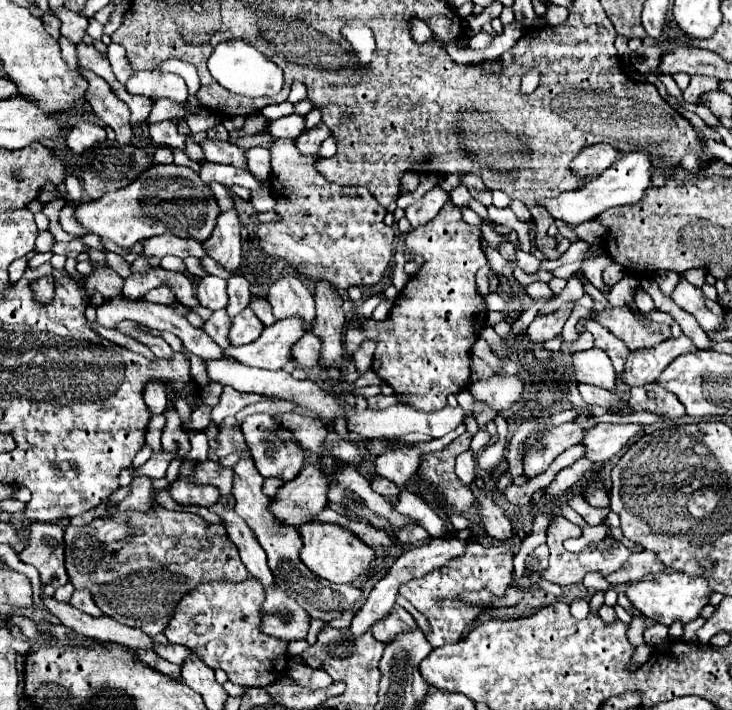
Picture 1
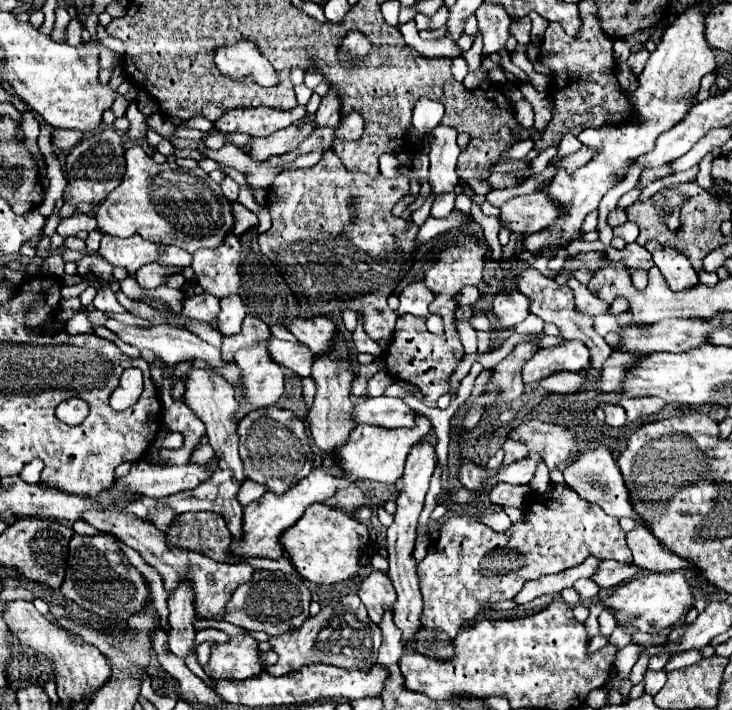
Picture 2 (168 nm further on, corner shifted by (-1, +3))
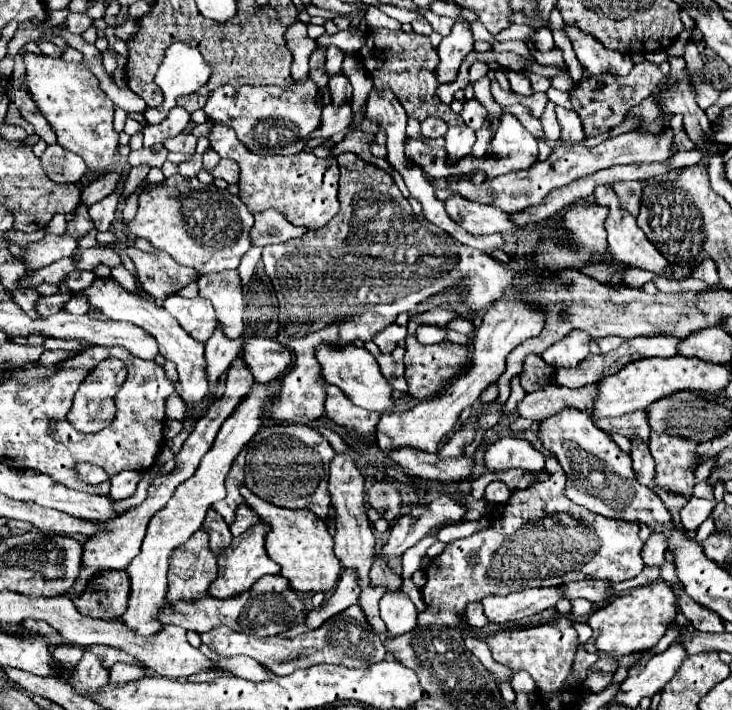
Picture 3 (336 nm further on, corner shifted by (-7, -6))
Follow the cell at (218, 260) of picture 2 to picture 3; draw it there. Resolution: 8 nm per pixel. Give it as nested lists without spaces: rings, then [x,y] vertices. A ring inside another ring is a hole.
[[[237,269],[201,275],[199,277],[199,295],[209,299],[217,311],[219,327],[227,333],[227,337],[235,339],[243,333],[243,289],[241,277]]]

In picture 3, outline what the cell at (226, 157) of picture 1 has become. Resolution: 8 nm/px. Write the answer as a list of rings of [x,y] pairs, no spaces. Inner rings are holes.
[[[327,105],[323,109],[321,127],[313,133],[313,139],[327,139],[335,133],[341,133],[349,127],[349,123],[351,123],[351,107],[349,105],[341,105],[341,107]]]

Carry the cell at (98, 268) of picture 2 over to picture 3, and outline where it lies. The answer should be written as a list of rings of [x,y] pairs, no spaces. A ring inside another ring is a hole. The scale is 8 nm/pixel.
[[[73,271],[71,275],[69,275],[69,279],[67,279],[67,285],[69,285],[69,289],[71,291],[81,291],[81,289],[87,289],[87,281],[95,281],[95,275],[93,275],[93,271]]]

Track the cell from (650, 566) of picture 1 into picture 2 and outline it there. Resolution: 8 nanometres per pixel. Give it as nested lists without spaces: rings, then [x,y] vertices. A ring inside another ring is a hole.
[[[601,560],[601,564],[597,566],[597,572],[593,574],[593,582],[599,588],[613,588],[613,586],[619,586],[619,584],[631,580],[639,572],[641,572],[641,568],[637,568],[635,564],[625,566],[615,560]]]

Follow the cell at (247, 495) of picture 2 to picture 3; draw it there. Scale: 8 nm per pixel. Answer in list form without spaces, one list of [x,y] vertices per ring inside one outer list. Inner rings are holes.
[[[241,503],[239,509],[237,509],[235,523],[231,525],[231,533],[233,533],[233,535],[239,535],[239,533],[247,531],[251,525],[255,525],[255,521],[259,521],[257,513],[253,513],[253,509],[249,509],[247,503]]]

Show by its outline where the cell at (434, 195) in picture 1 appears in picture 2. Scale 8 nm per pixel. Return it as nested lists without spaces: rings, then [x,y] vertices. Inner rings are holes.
[[[437,126],[431,130],[431,168],[429,168],[429,184],[431,190],[435,192],[435,196],[443,194],[443,192],[451,192],[455,190],[455,186],[459,184],[459,178],[455,174],[455,166],[457,166],[457,156],[459,156],[459,148],[457,148],[457,130],[451,126]]]

